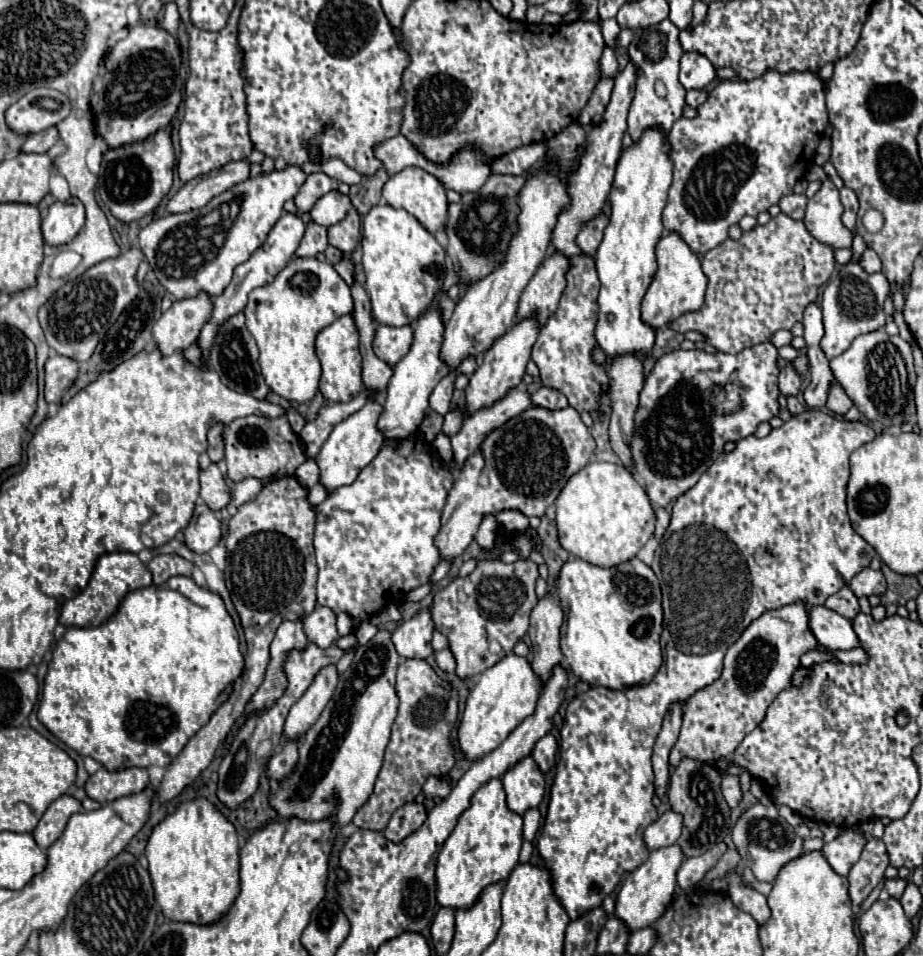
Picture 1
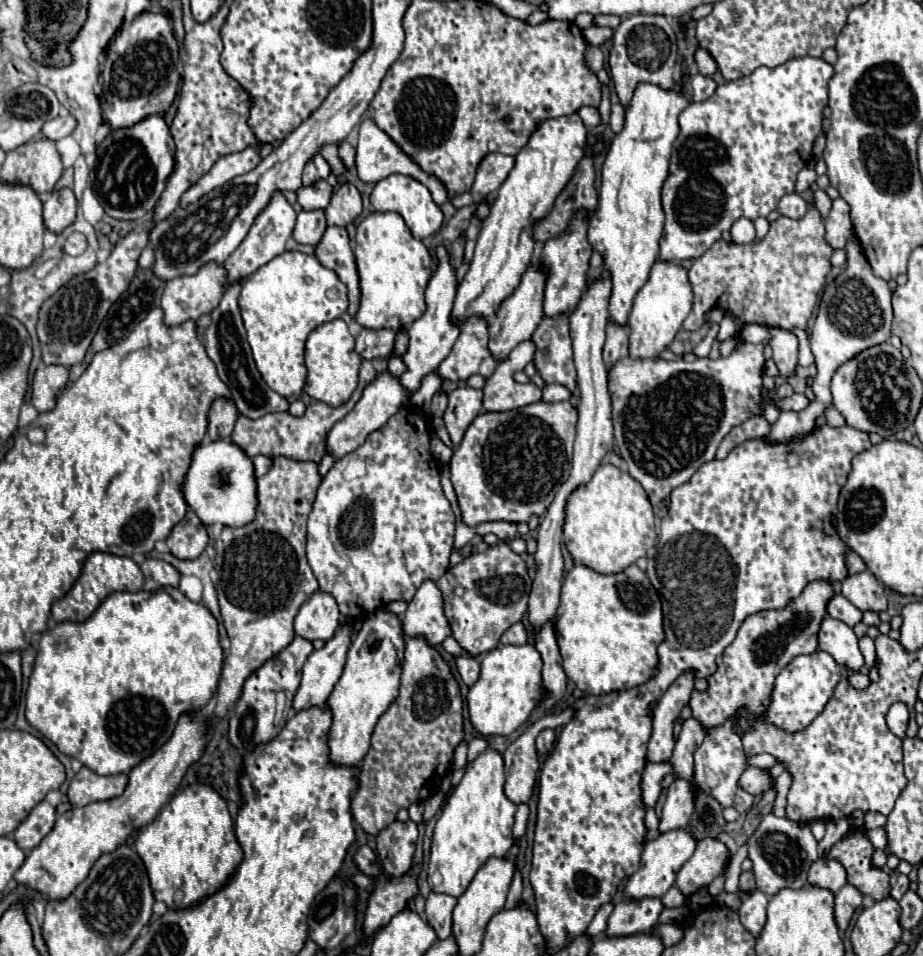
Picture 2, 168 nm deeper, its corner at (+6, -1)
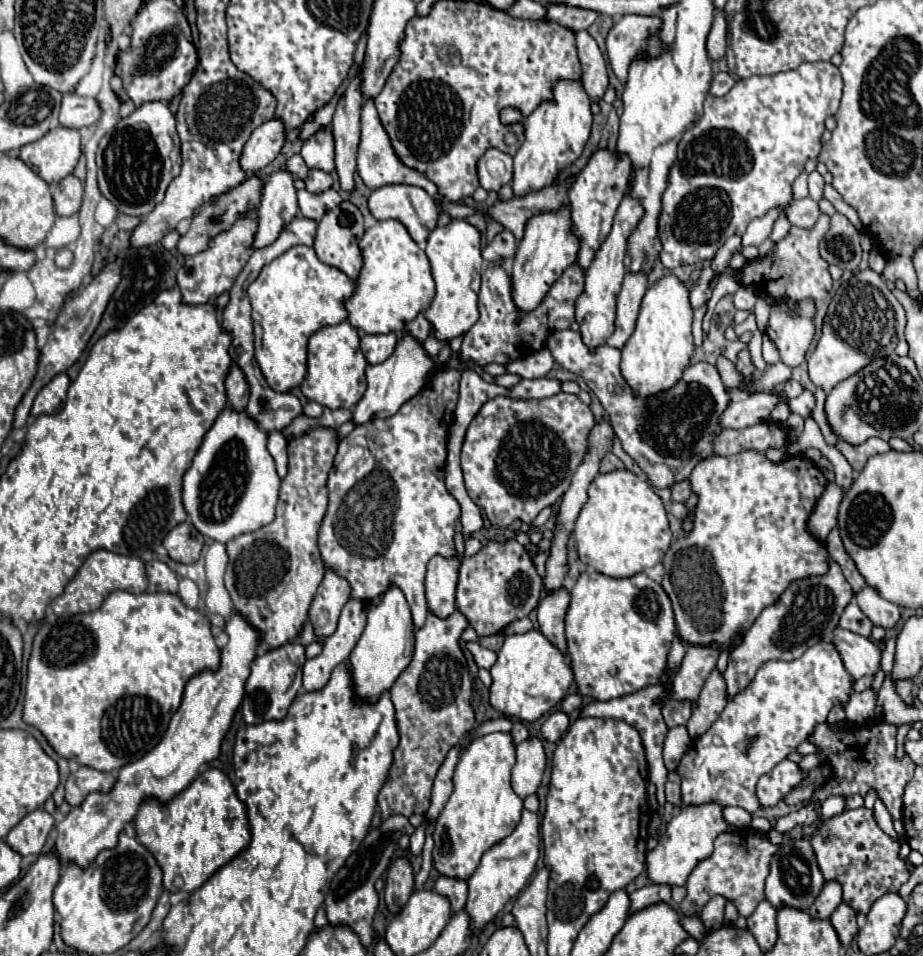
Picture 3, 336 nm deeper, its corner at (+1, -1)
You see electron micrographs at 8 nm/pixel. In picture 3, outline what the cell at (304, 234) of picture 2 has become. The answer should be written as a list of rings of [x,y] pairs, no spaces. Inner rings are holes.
[[[306,189],[298,191],[298,205],[304,217],[312,217],[314,221],[320,221],[320,217],[328,211],[334,209],[342,201],[340,193],[334,189],[326,189],[322,193],[310,193]]]

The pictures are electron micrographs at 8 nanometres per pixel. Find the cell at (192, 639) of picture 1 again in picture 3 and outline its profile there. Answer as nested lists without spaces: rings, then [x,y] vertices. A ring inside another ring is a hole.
[[[112,591],[104,599],[102,607],[96,609],[96,611],[58,617],[56,625],[50,625],[50,623],[40,625],[40,629],[34,637],[32,655],[30,655],[30,661],[28,661],[28,677],[26,677],[22,719],[24,719],[24,723],[36,727],[60,757],[74,759],[80,765],[86,765],[86,767],[108,773],[108,771],[114,771],[114,769],[120,769],[120,767],[128,765],[128,761],[140,759],[144,753],[148,753],[148,749],[156,747],[160,737],[164,735],[164,729],[168,727],[170,715],[180,707],[186,681],[192,675],[196,675],[198,671],[218,669],[218,667],[220,667],[220,649],[214,643],[208,619],[202,613],[198,613],[196,609],[188,609],[180,601],[178,595],[172,595],[172,593],[140,593],[140,595],[134,595],[134,593],[128,593],[128,591]]]

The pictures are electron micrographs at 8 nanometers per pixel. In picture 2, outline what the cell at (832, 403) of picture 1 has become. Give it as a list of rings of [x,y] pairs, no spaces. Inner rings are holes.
[[[849,237],[845,253],[847,253],[847,267],[825,287],[811,333],[811,351],[815,355],[817,365],[817,377],[811,385],[815,399],[803,411],[781,411],[777,423],[773,425],[767,437],[769,441],[791,441],[791,437],[807,435],[815,427],[815,419],[821,417],[825,409],[833,403],[829,381],[835,369],[843,361],[855,357],[855,353],[861,353],[871,345],[879,345],[889,337],[893,311],[891,311],[891,291],[887,293],[887,281],[873,275],[867,257],[855,237]]]

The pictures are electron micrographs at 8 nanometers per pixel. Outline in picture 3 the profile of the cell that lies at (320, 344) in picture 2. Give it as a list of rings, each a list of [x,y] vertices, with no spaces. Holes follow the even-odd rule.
[[[342,321],[334,327],[322,327],[310,337],[308,375],[302,381],[300,389],[310,401],[320,403],[322,407],[352,409],[364,395],[364,389],[366,389],[364,369],[366,367],[368,367],[368,361],[364,353],[360,351],[360,335],[348,321]]]

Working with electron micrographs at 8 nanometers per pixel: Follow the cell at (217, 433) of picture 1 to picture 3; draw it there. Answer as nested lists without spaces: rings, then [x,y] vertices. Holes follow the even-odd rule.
[[[234,363],[226,377],[226,391],[228,391],[228,405],[234,409],[244,409],[250,397],[250,387],[246,381],[244,371]]]

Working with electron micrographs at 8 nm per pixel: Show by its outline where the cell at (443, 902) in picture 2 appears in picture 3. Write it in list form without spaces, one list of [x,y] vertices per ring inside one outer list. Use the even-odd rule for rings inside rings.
[[[440,875],[438,881],[436,881],[434,891],[450,899],[450,903],[452,903],[452,911],[460,911],[460,909],[466,905],[468,885],[466,885],[464,879],[456,879],[456,877]]]

